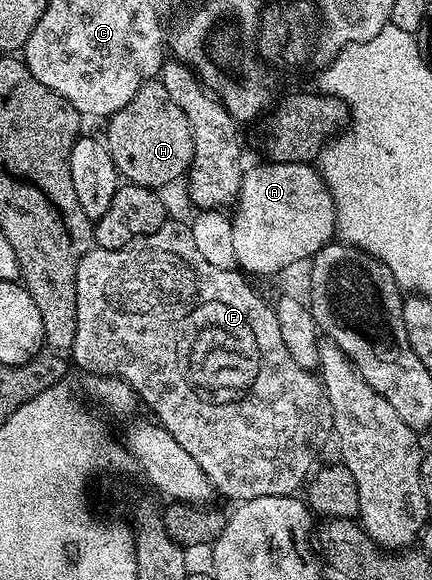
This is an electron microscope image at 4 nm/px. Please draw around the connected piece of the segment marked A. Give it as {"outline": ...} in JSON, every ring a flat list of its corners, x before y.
{"outline":[[266,163,256,169,248,168,239,188,235,218,231,221,231,245,235,248,234,264,244,274,279,273,298,261,310,262,316,253,332,244,336,236,335,204,329,187,323,182,323,174,311,163]]}

